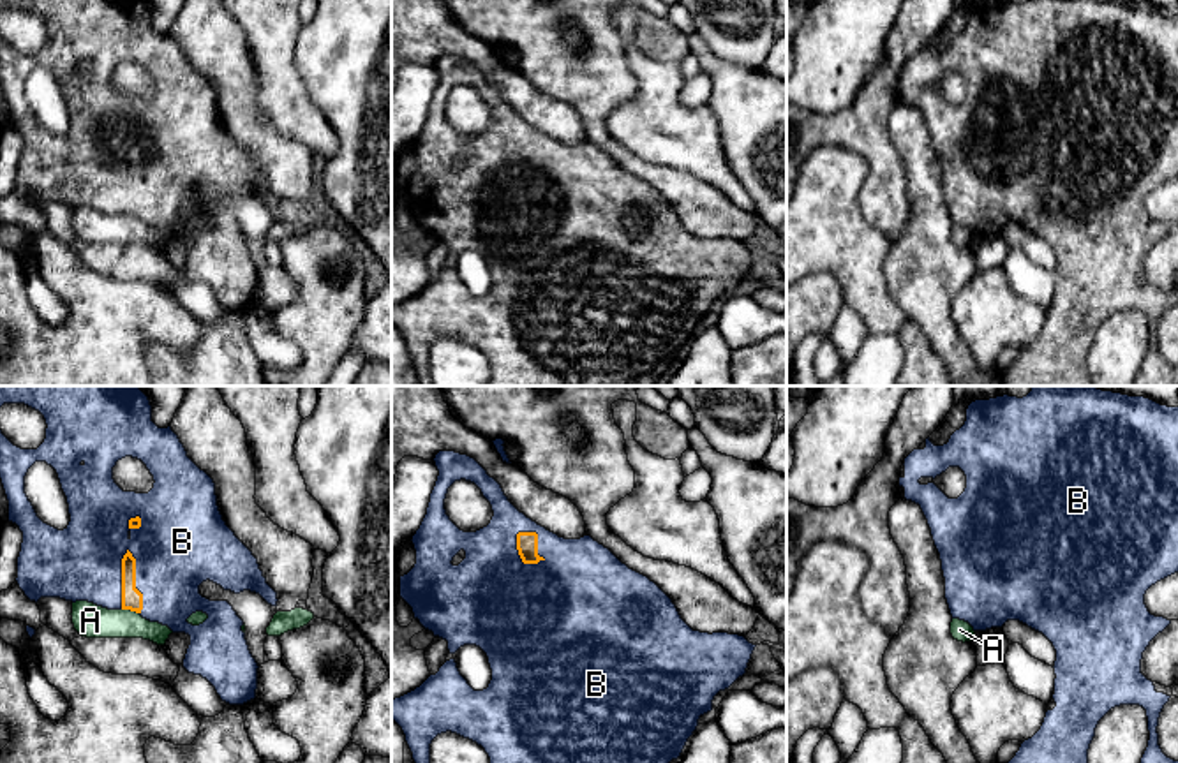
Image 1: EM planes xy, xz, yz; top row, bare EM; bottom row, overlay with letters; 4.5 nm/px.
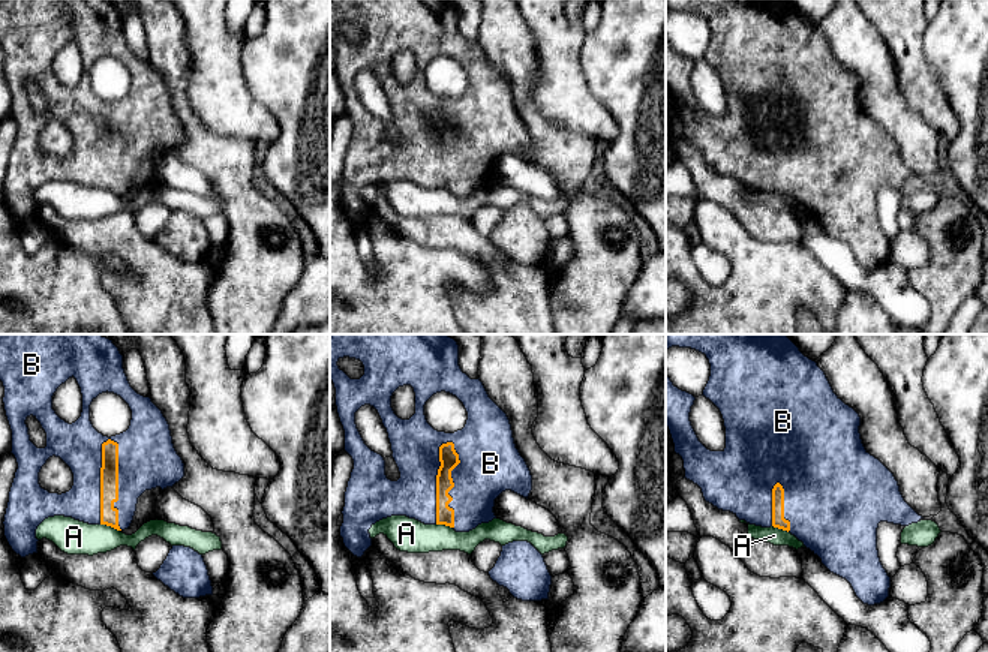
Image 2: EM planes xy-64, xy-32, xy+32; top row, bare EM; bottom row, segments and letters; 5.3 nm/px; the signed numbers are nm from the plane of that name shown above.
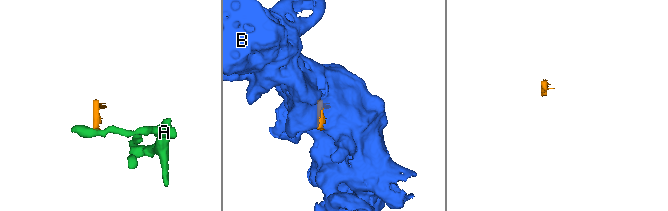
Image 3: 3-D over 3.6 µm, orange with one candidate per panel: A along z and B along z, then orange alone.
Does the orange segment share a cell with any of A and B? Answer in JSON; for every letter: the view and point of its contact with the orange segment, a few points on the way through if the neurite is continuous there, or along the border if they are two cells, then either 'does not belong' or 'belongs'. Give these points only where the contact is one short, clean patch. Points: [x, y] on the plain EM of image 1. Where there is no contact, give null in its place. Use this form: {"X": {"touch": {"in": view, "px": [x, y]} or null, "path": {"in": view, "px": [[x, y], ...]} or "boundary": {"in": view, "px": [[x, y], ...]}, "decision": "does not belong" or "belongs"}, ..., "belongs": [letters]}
{"A": {"touch": {"in": "xy", "px": [131, 215]}, "boundary": {"in": "xy", "px": [[122, 214], [138, 219]]}, "decision": "does not belong"}, "B": {"touch": {"in": "xy", "px": [134, 187]}, "decision": "belongs"}, "belongs": ["B"]}

